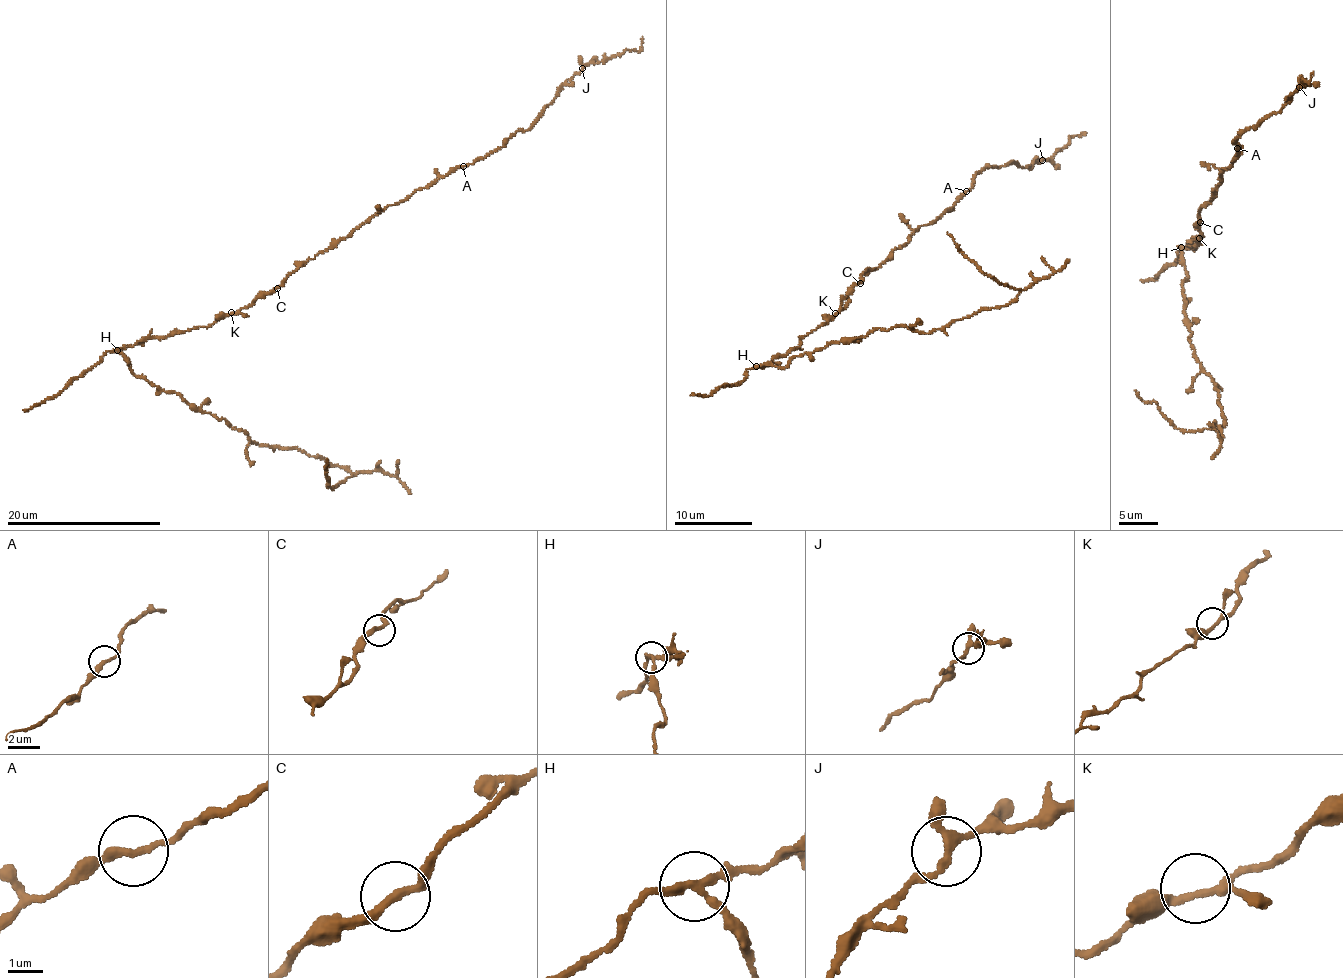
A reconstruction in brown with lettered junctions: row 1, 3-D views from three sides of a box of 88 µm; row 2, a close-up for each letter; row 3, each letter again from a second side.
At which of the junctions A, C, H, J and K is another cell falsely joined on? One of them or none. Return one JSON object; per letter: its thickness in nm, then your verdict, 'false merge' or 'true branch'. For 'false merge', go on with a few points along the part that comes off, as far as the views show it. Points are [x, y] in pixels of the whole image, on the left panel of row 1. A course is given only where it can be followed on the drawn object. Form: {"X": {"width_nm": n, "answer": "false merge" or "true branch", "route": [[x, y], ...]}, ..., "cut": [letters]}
{"A": {"width_nm": 220, "answer": "true branch"}, "C": {"width_nm": 240, "answer": "true branch"}, "H": {"width_nm": 190, "answer": "false merge", "route": [[118, 350], [134, 373], [227, 420], [259, 444], [303, 450], [354, 474], [328, 487], [327, 458]]}, "J": {"width_nm": 180, "answer": "true branch"}, "K": {"width_nm": 190, "answer": "true branch"}, "cut": ["H"]}

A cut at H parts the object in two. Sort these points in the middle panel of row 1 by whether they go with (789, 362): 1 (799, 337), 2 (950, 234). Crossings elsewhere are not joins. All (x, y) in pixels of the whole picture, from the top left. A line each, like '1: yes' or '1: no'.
1: no
2: yes

